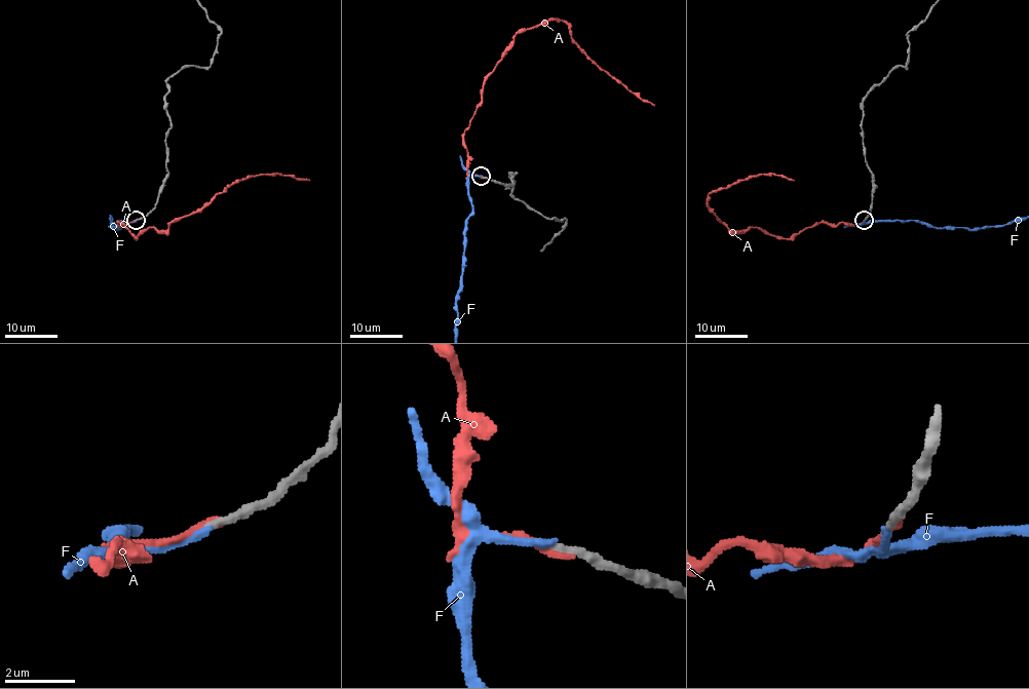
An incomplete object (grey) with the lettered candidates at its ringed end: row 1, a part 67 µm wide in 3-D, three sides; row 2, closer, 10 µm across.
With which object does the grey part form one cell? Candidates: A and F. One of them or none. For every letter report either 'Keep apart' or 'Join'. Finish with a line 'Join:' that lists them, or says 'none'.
A: Keep apart
F: Join
Join: F

